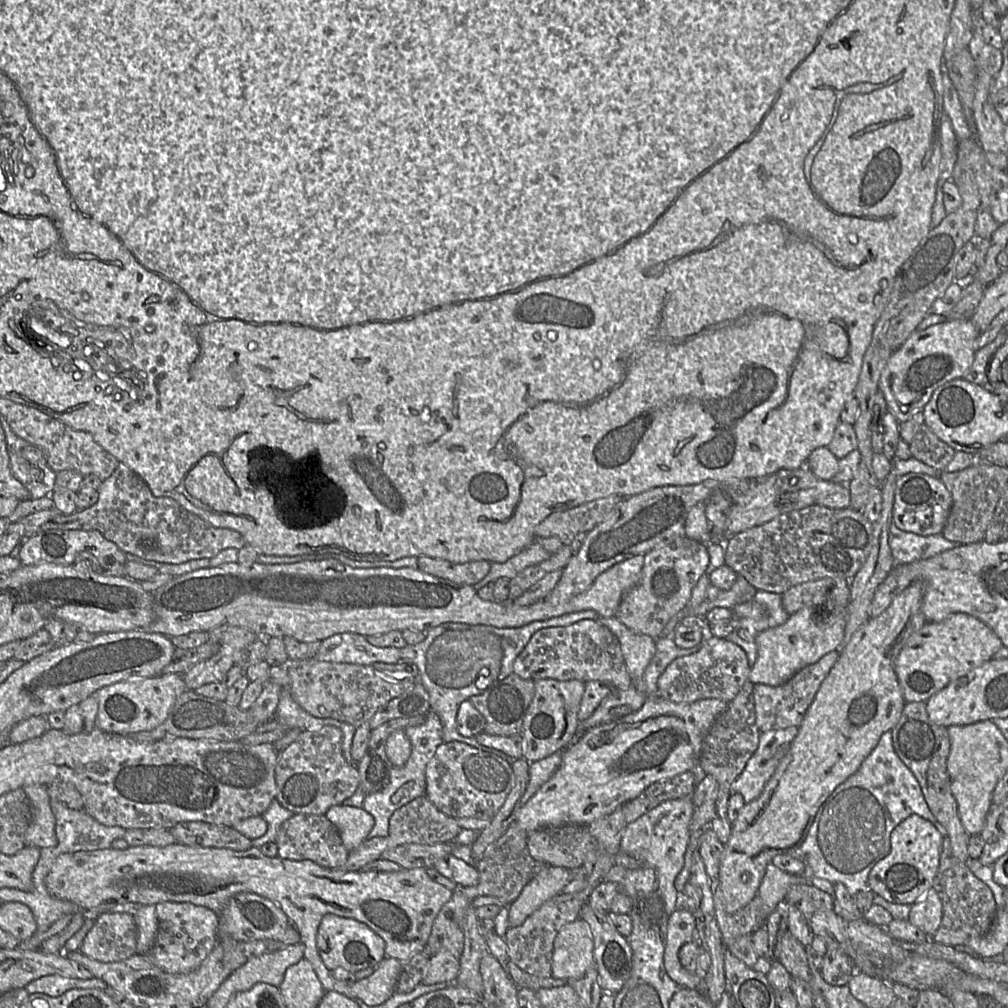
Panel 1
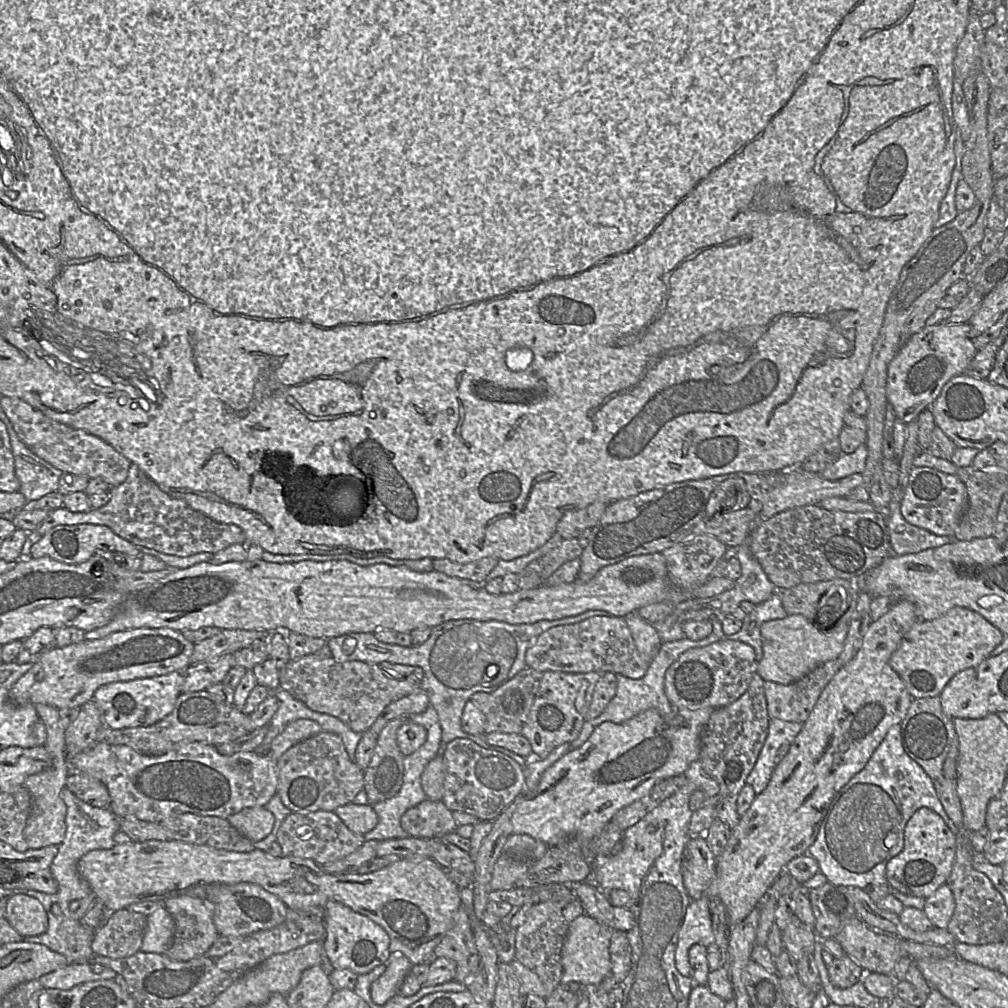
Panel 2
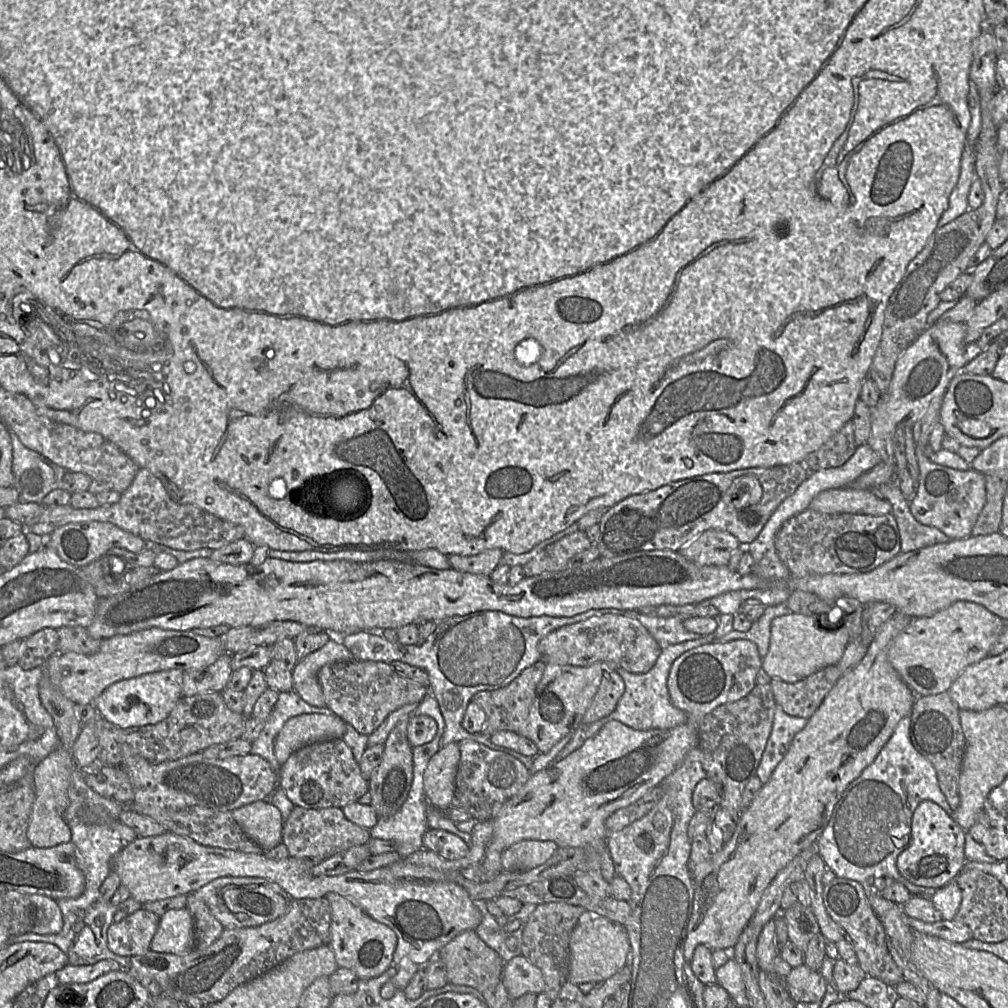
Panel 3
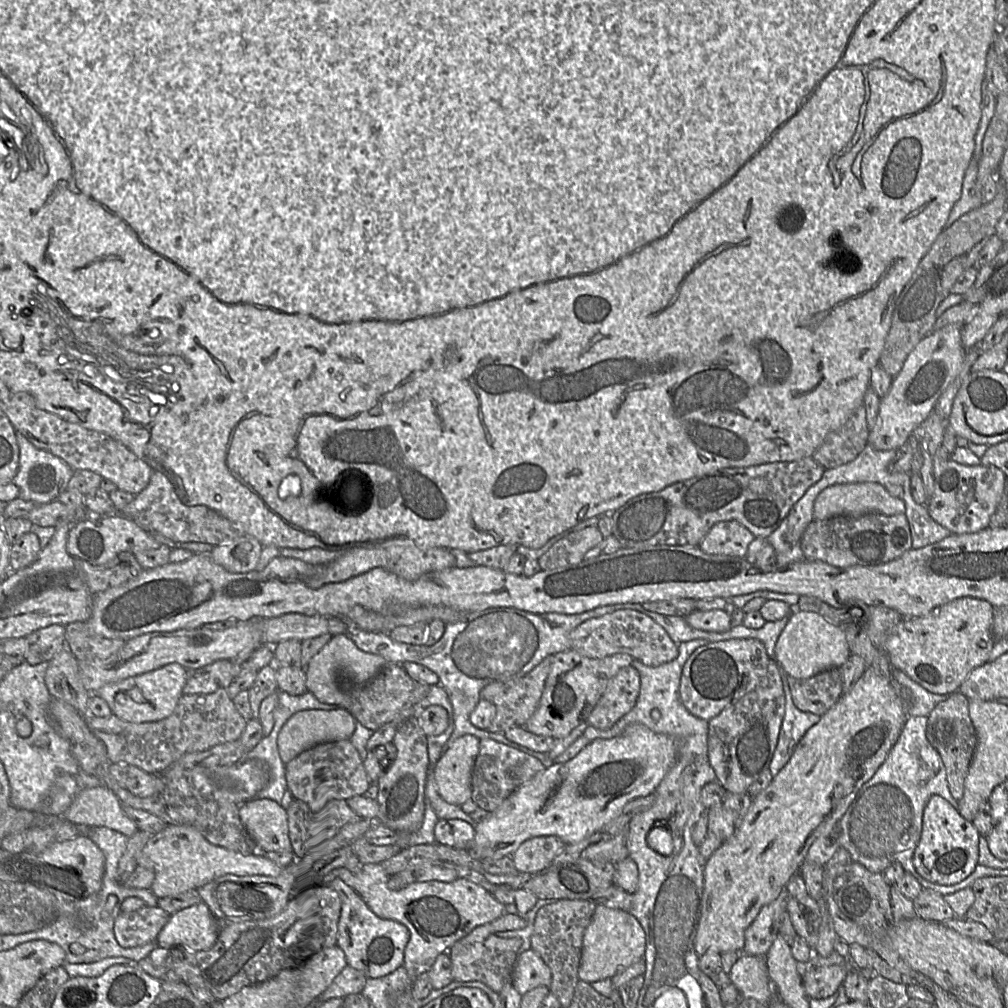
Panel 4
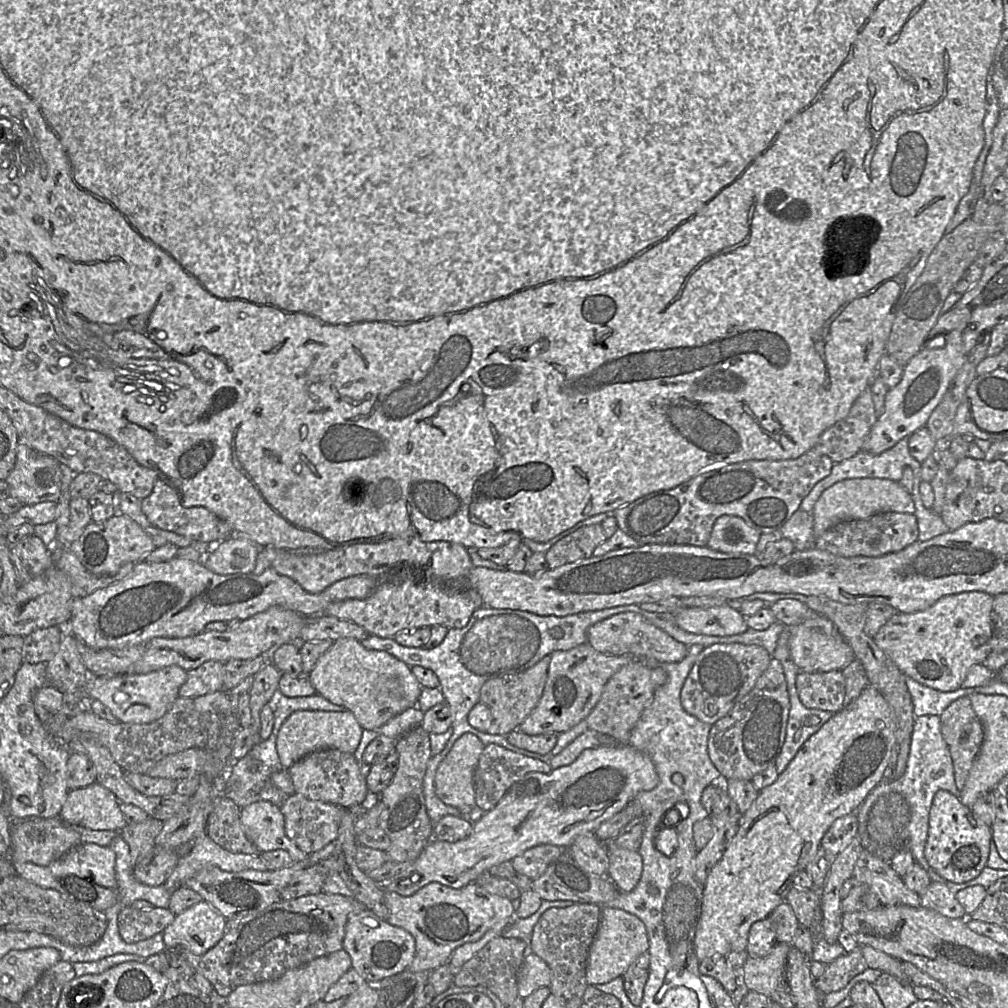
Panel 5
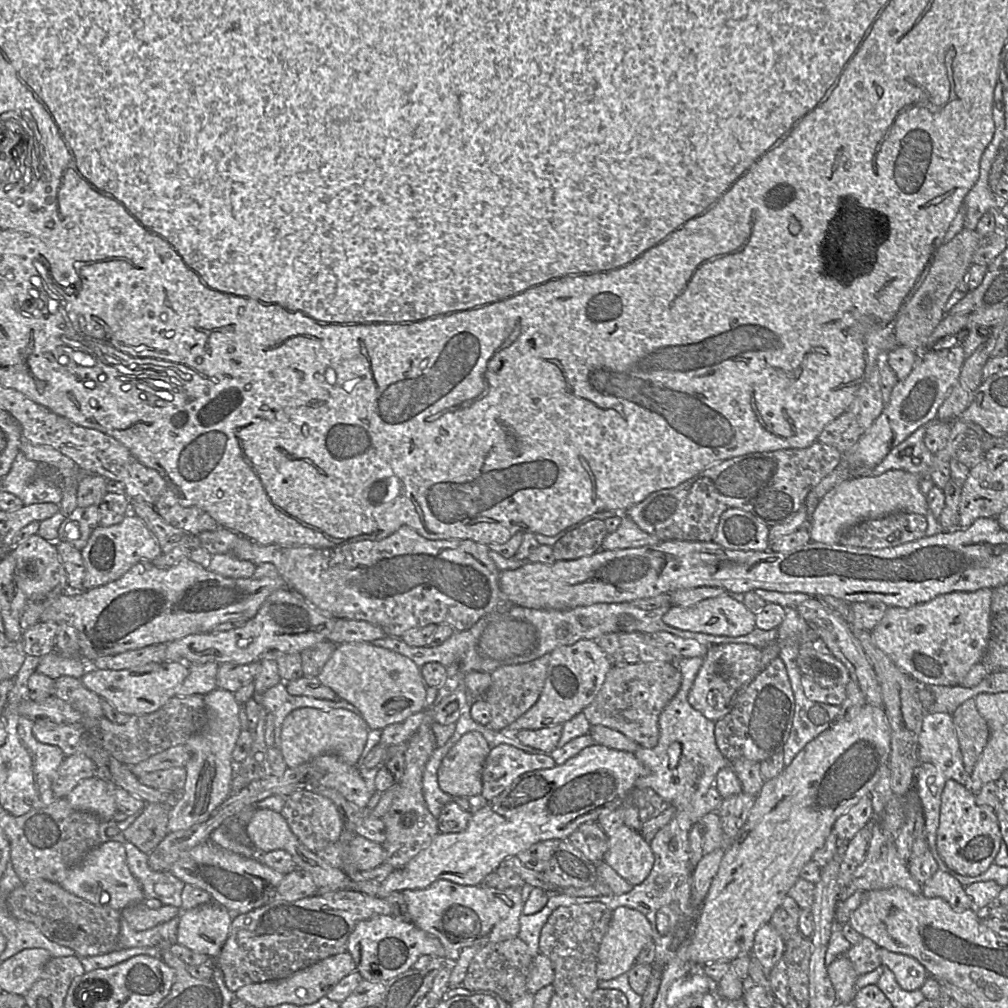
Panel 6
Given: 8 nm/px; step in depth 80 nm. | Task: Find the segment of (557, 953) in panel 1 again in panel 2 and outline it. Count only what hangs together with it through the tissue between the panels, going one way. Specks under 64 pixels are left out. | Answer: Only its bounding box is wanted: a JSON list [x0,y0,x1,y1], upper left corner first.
[561,914,615,985]

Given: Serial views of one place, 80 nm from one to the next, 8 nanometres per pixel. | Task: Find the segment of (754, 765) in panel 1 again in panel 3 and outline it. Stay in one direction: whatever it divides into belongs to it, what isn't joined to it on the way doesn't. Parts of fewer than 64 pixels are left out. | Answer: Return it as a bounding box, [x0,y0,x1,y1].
[756,706,808,784]

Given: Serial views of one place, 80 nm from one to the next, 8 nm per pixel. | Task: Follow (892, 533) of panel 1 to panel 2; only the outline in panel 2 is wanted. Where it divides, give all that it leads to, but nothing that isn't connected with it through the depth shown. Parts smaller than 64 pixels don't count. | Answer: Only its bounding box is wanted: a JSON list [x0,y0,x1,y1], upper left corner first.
[884,500,954,555]

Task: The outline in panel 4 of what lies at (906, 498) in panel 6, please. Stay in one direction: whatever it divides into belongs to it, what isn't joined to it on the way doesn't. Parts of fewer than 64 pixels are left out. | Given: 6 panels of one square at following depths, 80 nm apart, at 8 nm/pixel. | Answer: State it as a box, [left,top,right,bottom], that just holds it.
[813,483,905,520]

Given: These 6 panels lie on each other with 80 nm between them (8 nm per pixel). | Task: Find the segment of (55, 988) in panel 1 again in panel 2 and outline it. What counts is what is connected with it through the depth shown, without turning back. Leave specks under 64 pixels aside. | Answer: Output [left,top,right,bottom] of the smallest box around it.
[37,963,116,990]

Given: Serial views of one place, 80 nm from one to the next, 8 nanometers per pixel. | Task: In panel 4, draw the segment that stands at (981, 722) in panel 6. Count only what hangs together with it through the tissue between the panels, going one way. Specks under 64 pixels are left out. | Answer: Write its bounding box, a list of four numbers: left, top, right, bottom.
[926,691,977,801]

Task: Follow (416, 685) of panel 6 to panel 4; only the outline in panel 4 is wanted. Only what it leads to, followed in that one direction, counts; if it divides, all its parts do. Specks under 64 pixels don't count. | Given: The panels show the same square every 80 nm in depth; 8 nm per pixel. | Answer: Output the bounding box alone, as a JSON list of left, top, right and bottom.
[303,634,388,713]

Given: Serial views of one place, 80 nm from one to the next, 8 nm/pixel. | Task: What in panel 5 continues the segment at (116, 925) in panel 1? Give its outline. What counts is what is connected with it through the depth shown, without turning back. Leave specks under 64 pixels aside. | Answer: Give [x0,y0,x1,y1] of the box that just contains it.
[118,908,175,943]

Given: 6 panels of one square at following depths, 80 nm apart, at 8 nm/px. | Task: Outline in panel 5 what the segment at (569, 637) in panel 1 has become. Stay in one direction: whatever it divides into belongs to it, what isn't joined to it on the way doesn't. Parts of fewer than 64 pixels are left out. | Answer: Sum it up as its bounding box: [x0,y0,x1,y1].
[587,612,689,665]

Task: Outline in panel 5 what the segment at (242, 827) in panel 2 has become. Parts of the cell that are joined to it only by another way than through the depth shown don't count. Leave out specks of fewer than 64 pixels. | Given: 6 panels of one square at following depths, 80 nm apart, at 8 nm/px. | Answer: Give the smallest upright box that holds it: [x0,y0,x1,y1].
[240,801,308,862]

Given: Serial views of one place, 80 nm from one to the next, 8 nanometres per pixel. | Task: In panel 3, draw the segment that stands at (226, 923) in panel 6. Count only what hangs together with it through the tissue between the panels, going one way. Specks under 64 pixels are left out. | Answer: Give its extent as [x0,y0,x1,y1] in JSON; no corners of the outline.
[149,909,195,955]

